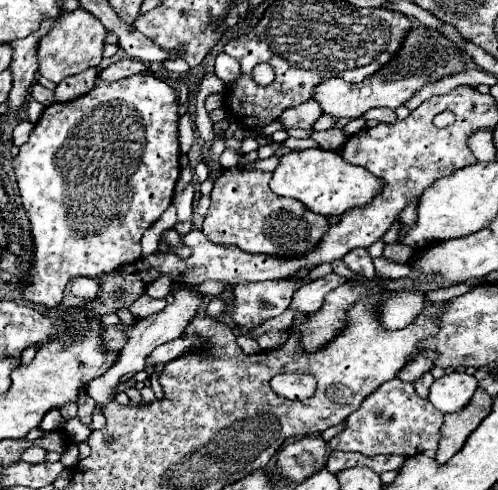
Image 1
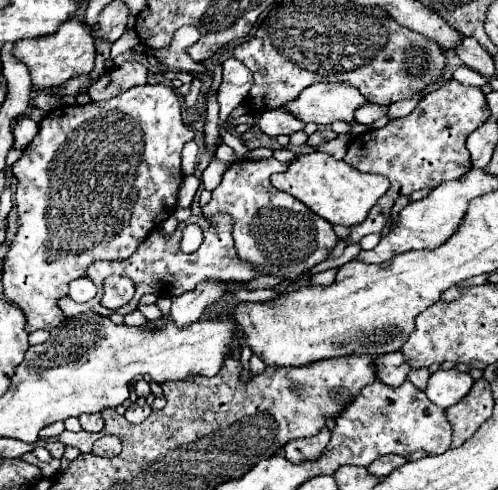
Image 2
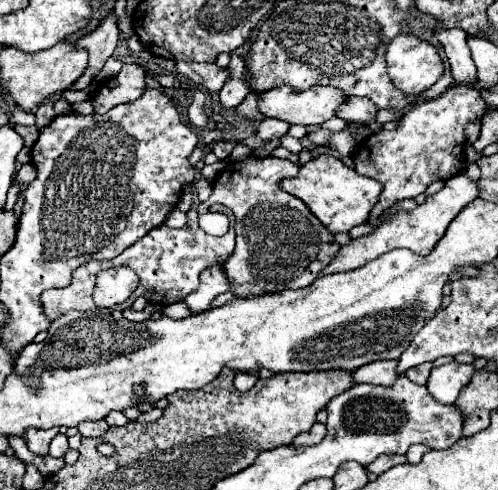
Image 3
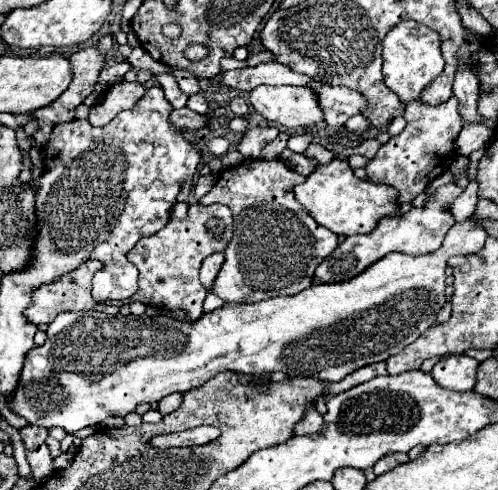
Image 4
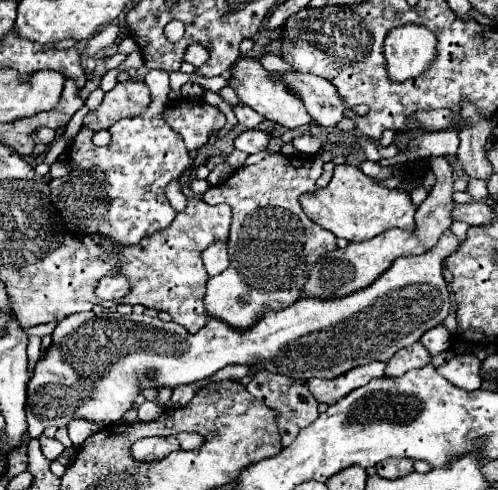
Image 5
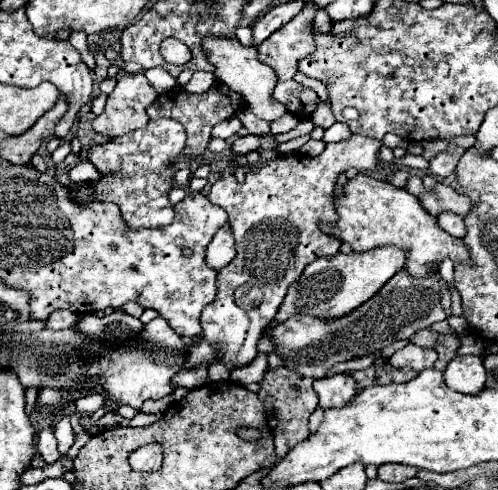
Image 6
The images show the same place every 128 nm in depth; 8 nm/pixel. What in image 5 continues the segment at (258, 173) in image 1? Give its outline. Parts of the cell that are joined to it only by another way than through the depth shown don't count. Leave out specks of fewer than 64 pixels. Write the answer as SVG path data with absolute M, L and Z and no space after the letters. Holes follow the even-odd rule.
M338 142L332 144L324 150L320 150L314 158L286 158L282 154L268 154L264 160L260 160L258 164L246 166L236 170L230 178L226 178L222 184L218 186L210 186L204 194L204 202L208 204L220 204L226 202L228 206L232 206L232 226L230 226L230 266L220 272L218 276L212 276L208 280L208 290L206 290L206 298L204 298L204 306L206 306L206 316L208 318L218 318L224 324L232 326L234 330L244 332L246 328L252 328L260 316L268 310L282 310L288 308L292 302L296 302L302 294L302 286L306 282L308 272L312 270L312 266L316 264L316 260L320 256L324 256L326 252L336 250L336 236L324 228L320 228L318 224L312 224L312 220L308 220L308 216L304 214L304 210L300 208L298 198L302 194L306 194L308 190L316 188L316 180L322 174L322 164L334 160L336 156L350 156L354 154L354 146L356 142Z

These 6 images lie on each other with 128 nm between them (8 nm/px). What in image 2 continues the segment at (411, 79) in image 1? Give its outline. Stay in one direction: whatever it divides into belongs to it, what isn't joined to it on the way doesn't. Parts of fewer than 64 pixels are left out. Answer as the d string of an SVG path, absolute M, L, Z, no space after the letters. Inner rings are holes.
M318 82L318 84L312 84L308 86L296 100L288 102L282 106L282 110L294 114L298 120L302 122L314 122L318 126L326 126L326 124L332 124L336 120L344 120L344 122L352 122L354 116L352 112L360 106L360 104L366 104L368 100L364 100L364 96L360 96L360 92L352 90L350 84L324 84L324 82Z

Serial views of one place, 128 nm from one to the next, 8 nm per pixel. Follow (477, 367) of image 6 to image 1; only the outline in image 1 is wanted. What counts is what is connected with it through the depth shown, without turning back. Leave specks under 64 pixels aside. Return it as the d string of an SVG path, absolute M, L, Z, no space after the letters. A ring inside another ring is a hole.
M466 372L444 374L440 380L434 380L434 384L430 386L428 400L444 414L456 412L470 402L476 388L478 388L476 378Z

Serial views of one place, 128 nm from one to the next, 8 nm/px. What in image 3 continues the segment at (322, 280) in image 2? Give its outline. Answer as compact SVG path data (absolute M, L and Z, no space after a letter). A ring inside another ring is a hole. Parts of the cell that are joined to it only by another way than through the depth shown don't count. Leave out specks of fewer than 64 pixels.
M456 174L456 176L452 176L452 178L446 182L446 186L444 186L440 192L428 196L428 200L426 200L424 204L416 206L416 208L410 210L410 212L404 212L404 210L402 210L402 212L396 212L396 214L388 216L388 220L384 220L372 234L350 240L350 244L342 246L342 248L338 250L338 254L330 260L330 264L320 270L318 276L356 270L356 268L368 264L370 260L378 258L380 254L398 248L408 248L408 250L412 250L414 254L420 254L420 256L429 254L434 249L434 246L438 244L438 240L444 236L444 232L446 232L448 224L454 220L454 216L456 216L466 204L470 204L474 198L478 198L478 186L476 186L476 182L468 180L464 174Z

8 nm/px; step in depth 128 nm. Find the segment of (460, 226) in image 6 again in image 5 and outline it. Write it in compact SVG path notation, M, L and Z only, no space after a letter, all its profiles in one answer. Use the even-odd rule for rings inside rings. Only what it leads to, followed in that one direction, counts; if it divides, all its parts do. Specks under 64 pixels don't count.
M448 228L448 230L440 236L438 244L436 244L430 252L426 252L426 254L422 254L422 256L398 258L398 260L392 264L392 268L388 268L388 272L384 272L384 276L380 276L380 280L376 280L376 284L372 284L372 286L368 286L368 288L364 288L364 290L360 290L360 292L354 292L352 296L344 296L344 298L336 298L336 300L300 298L300 300L296 300L292 306L288 306L288 308L284 308L284 310L280 310L280 312L266 312L266 314L258 320L258 324L252 326L252 328L246 330L246 332L236 332L234 328L224 326L224 322L220 322L220 320L216 320L216 318L210 318L200 332L188 334L188 332L186 332L184 328L180 328L176 322L162 322L160 318L150 318L150 316L146 316L146 314L138 316L138 314L134 314L134 312L128 314L128 316L122 316L122 314L112 312L112 310L102 312L102 314L80 312L80 314L66 316L62 322L58 322L58 326L56 326L56 330L54 330L54 334L52 334L52 346L50 346L50 350L38 360L38 364L36 364L36 368L34 368L34 376L32 376L32 380L28 382L28 396L30 396L30 400L28 400L28 410L32 412L32 414L28 414L28 416L30 416L30 420L32 420L32 416L36 416L36 426L34 426L34 428L36 428L36 438L40 438L40 434L42 434L42 430L44 430L46 426L58 426L58 428L60 428L60 426L68 426L68 422L74 420L74 418L86 418L86 420L104 422L104 424L118 424L118 422L122 420L122 414L132 408L134 400L138 398L138 394L140 394L142 390L146 390L146 388L156 388L156 390L158 390L158 388L162 388L162 386L176 388L176 386L180 386L180 384L198 382L198 380L210 378L214 372L218 372L220 368L224 368L224 366L228 366L228 364L256 364L256 362L262 362L262 360L272 360L280 374L286 374L286 376L292 376L292 378L308 380L308 378L336 378L336 376L340 376L340 374L344 374L344 372L348 372L348 370L352 370L352 368L356 368L356 366L368 364L368 362L372 362L372 360L384 360L384 362L388 362L394 352L398 352L398 350L404 348L404 346L414 344L416 340L420 340L420 336L422 336L424 332L428 332L430 328L442 324L442 320L448 316L450 310L450 293L447 288L448 284L443 277L442 263L446 256L450 256L452 252L458 250L458 246L460 246L458 238L456 238L456 236L452 234L452 230Z

